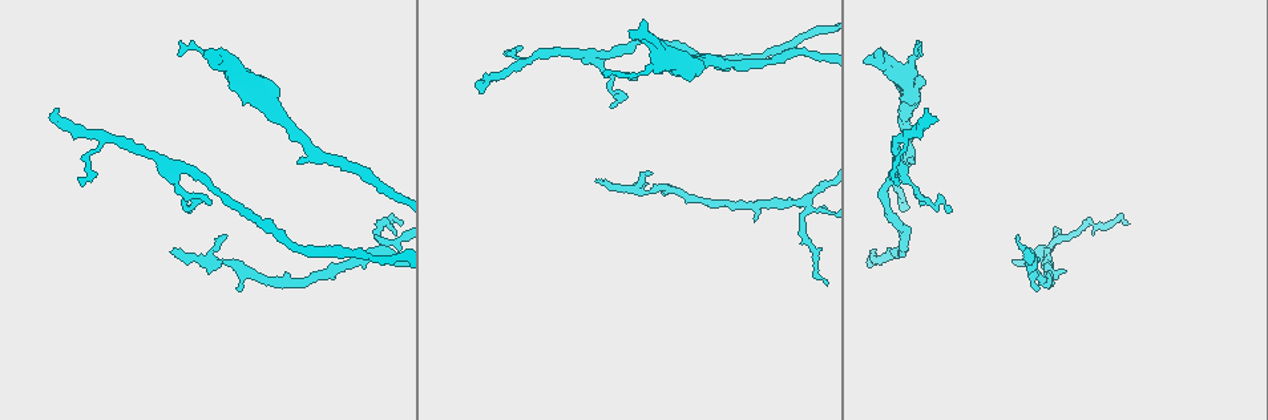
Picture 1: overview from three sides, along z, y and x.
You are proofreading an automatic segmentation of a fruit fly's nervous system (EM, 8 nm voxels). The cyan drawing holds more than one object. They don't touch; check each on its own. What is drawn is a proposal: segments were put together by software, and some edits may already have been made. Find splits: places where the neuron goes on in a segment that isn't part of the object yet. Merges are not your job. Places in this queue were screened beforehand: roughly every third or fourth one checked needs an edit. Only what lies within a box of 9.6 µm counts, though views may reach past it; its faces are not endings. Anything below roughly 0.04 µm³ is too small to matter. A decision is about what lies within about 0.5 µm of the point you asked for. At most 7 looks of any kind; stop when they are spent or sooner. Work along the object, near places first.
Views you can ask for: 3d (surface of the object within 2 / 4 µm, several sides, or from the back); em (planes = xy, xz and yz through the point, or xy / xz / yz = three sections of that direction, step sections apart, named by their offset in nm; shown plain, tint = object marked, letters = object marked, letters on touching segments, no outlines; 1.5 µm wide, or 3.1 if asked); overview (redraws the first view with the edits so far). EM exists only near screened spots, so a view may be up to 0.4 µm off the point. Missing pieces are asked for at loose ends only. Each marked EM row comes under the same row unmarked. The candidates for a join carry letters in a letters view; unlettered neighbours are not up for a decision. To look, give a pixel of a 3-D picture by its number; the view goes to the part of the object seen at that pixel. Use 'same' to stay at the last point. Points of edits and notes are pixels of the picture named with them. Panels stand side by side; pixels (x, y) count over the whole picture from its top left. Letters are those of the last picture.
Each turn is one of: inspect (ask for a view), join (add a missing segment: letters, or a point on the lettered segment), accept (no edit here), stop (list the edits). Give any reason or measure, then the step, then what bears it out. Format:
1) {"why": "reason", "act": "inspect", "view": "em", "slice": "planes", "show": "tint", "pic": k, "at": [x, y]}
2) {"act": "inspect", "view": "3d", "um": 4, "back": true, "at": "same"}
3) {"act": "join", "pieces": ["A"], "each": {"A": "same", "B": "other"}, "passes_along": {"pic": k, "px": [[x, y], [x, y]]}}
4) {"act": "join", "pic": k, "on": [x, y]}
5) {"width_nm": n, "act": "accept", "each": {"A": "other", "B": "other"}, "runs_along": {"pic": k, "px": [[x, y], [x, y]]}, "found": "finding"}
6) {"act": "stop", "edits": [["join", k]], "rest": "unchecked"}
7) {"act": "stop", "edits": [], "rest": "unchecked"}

{"why": "an open end", "act": "inspect", "view": "3d", "um": 4, "pic": 1, "at": [203, 57]}

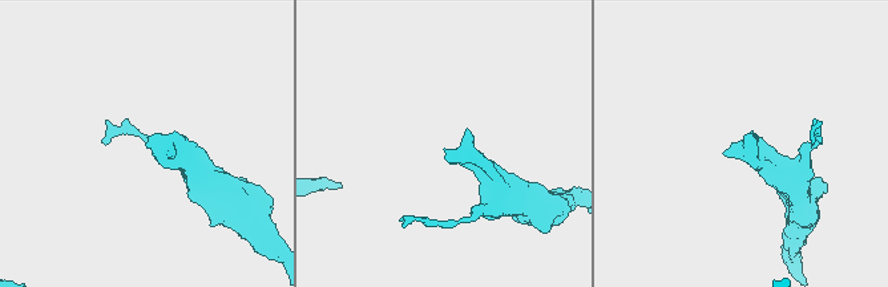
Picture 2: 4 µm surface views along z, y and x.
{"act": "inspect", "view": "em", "slice": "planes", "show": "tint", "pic": 2, "at": [743, 141]}

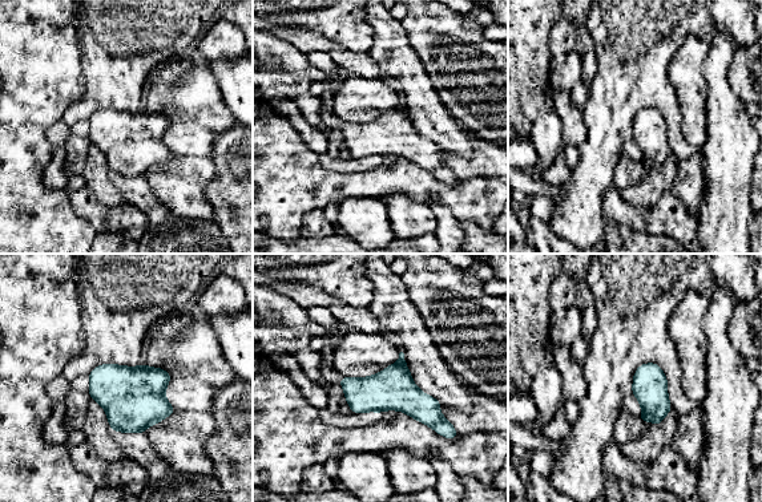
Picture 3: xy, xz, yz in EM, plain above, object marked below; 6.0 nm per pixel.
{"act": "inspect", "view": "em", "slice": "planes", "show": "letters", "at": "same"}

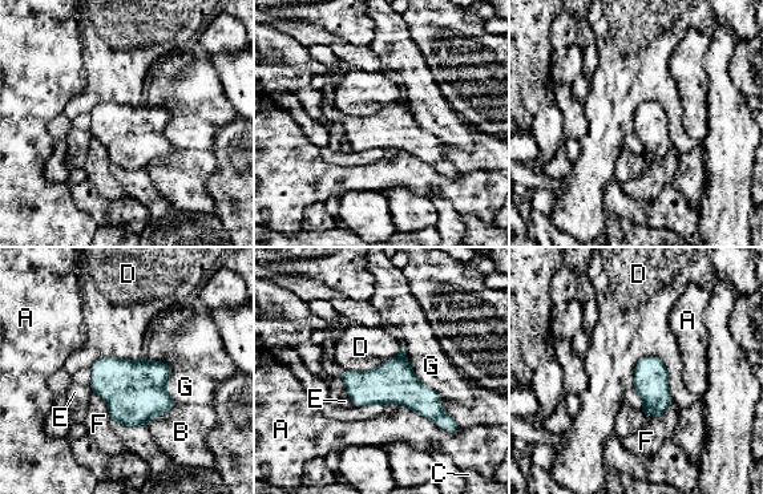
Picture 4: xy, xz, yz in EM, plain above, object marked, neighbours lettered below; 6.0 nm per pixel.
{"width_nm": 200, "act": "accept", "each": {"A": "other", "B": "other", "C": "other", "D": "other", "E": "other", "F": "other", "G": "other"}, "found": "none of them fits"}

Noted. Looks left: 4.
{"act": "inspect", "view": "em", "slice": "planes", "show": "letters", "pic": 1, "at": [599, 179]}

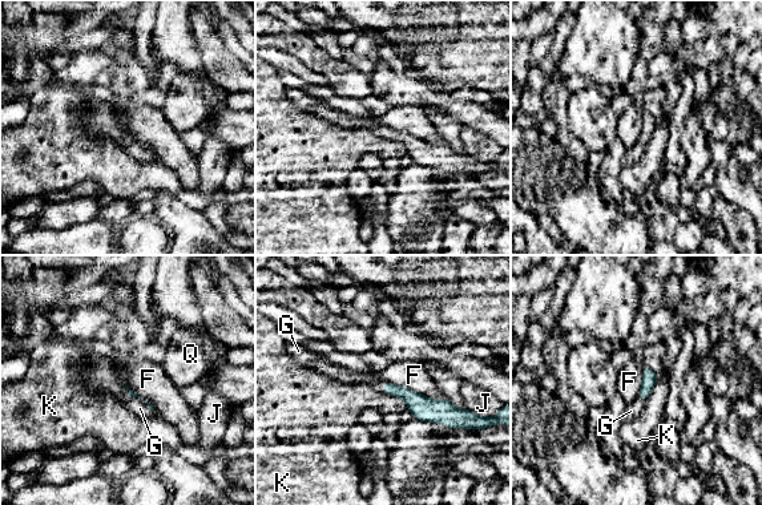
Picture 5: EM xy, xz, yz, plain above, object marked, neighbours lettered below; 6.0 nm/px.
{"act": "join", "pieces": ["G"], "each": {"F": "other", "G": "same", "J": "other", "K": "other", "Q": "other"}, "passes_along": {"pic": 5, "px": [[649, 378], [641, 398], [632, 409]]}, "found": "the neuron continues"}

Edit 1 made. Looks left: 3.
{"act": "stop", "edits": [["join", 5]], "rest": "unchecked"}

